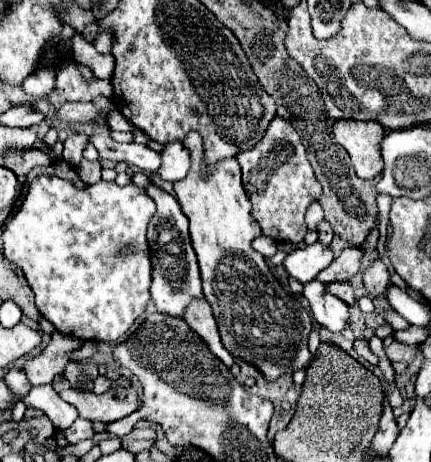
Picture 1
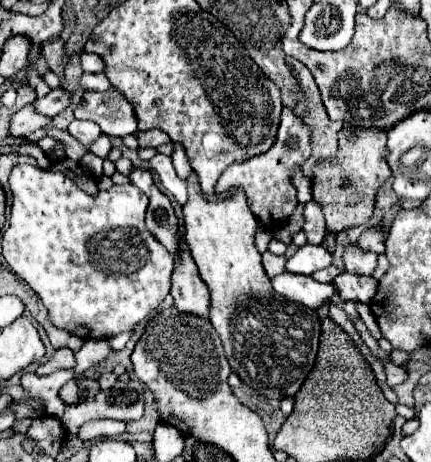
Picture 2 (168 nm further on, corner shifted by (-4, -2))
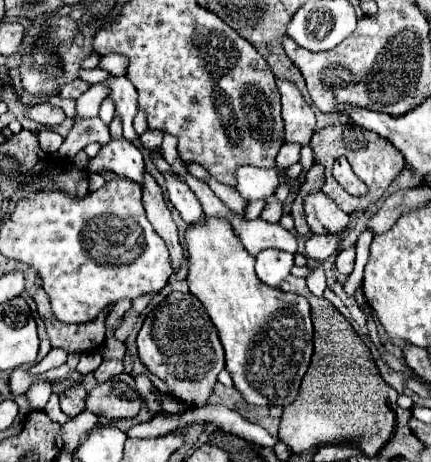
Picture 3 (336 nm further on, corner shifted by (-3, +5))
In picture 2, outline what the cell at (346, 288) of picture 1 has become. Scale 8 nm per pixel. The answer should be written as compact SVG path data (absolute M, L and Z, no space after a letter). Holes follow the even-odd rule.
M347 271L339 273L333 279L339 295L347 301L363 301L371 303L375 291L377 291L377 279L367 277L367 275L351 275Z

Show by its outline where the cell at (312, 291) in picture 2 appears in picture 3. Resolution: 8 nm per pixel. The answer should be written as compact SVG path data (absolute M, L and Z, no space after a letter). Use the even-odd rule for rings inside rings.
M274 248L260 252L256 258L258 278L272 288L280 288L280 284L286 280L286 276L290 276L292 266L294 266L294 254L274 250Z

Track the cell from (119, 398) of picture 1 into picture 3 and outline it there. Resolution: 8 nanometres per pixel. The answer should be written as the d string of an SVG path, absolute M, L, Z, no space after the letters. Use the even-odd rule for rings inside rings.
M126 372L106 380L104 384L96 384L92 392L88 392L86 396L86 410L94 412L98 416L106 416L106 418L134 418L142 408L142 398L136 390L134 378Z

